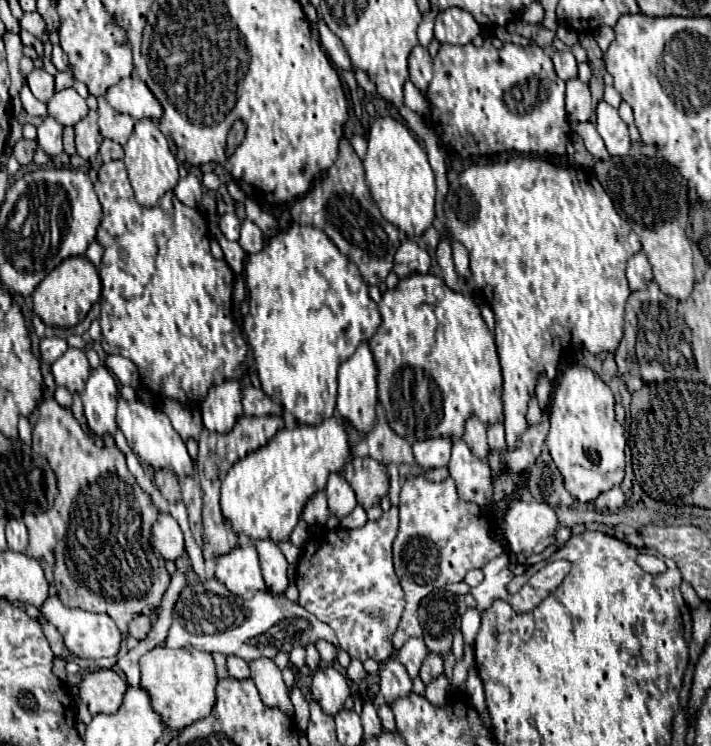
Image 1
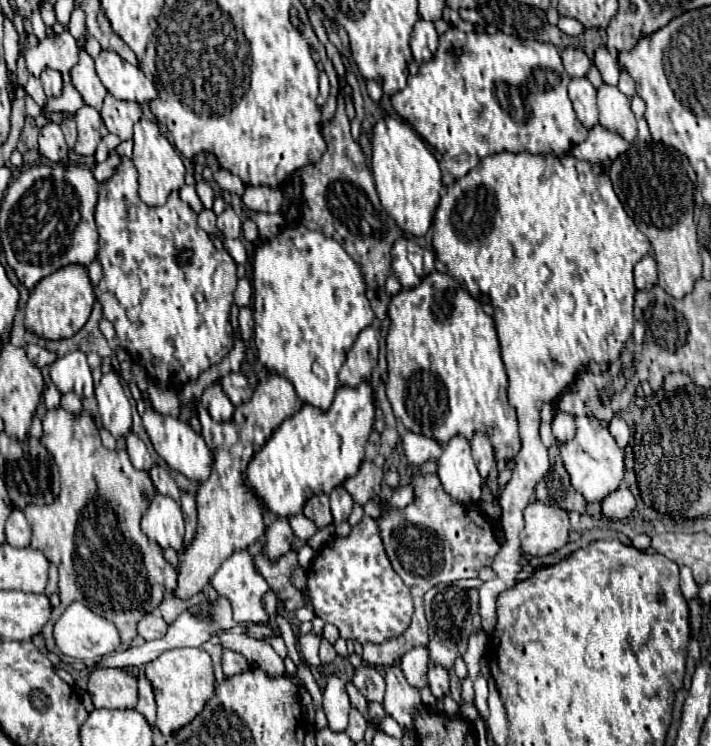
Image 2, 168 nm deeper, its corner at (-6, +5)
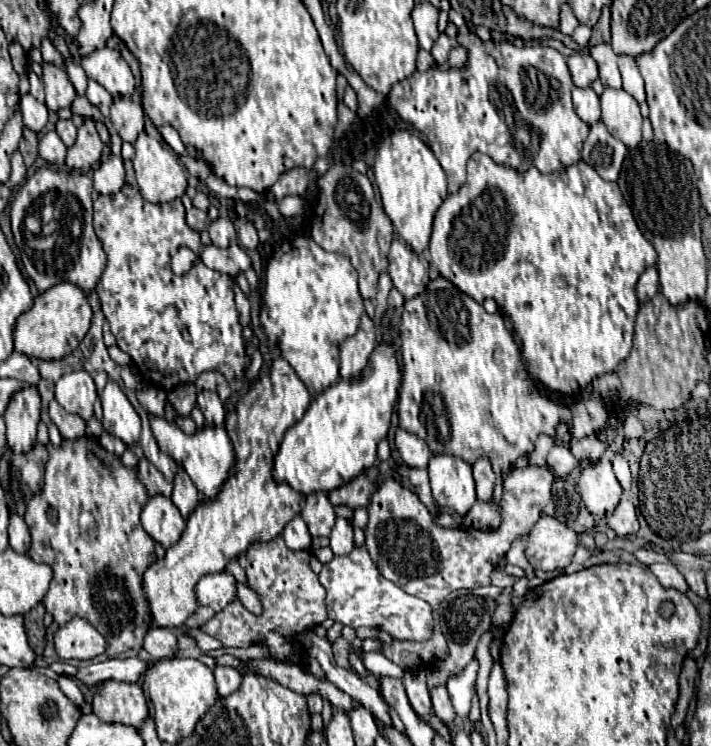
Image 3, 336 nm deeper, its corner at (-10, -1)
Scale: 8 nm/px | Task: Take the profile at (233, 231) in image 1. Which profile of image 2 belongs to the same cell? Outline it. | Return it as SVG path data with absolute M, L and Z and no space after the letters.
M226 207L226 211L218 215L216 227L222 231L222 235L224 235L226 239L238 239L238 237L242 235L242 221L240 221L240 217L234 213L232 207Z

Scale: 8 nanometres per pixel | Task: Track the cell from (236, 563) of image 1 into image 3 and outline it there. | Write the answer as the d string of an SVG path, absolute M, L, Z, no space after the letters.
M222 571L214 575L206 575L198 583L198 603L210 605L212 609L220 611L232 601L236 601L236 579L232 573Z

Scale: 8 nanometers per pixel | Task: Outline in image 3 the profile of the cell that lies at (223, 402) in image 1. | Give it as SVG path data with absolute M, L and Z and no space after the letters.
M200 391L198 393L198 407L202 409L202 413L204 413L204 417L206 417L206 421L210 423L210 425L218 425L220 423L220 427L224 425L224 415L226 415L226 411L224 411L224 405L222 405L222 401L220 401L220 397L218 397L218 393L214 393L214 391Z

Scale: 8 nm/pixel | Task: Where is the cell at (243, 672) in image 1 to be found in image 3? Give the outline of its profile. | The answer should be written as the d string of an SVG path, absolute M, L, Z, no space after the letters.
M216 667L214 677L216 677L220 697L226 697L226 695L234 693L242 683L242 673L234 667Z

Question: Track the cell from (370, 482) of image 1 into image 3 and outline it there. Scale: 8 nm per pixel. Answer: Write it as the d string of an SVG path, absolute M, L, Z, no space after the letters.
M362 473L356 479L352 479L350 483L342 485L340 489L330 491L328 499L334 505L346 505L346 507L358 509L358 507L368 507L372 493L374 493L374 483L370 481L370 477L366 473Z

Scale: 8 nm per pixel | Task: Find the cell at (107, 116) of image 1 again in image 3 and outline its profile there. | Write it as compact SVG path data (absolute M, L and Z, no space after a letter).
M122 97L112 103L110 107L110 121L122 141L134 143L138 133L144 129L144 111L138 101L132 101L130 97Z

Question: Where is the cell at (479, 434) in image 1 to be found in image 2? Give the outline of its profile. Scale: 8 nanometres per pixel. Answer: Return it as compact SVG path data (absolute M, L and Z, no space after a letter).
M476 433L474 439L470 441L470 445L472 445L472 457L474 457L476 465L478 465L480 477L486 481L490 469L496 465L492 445L490 445L490 441L488 441L488 437L484 433Z

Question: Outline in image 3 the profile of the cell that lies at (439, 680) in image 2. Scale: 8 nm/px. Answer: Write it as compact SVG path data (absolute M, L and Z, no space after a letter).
M436 685L436 687L430 691L430 695L432 695L432 709L434 709L434 713L436 713L446 725L450 725L456 713L454 713L454 707L452 707L452 703L450 703L448 689L446 689L444 685Z

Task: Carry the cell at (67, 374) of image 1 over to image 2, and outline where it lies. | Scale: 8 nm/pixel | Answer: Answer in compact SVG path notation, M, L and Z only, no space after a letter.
M72 351L54 361L50 365L50 377L62 395L74 391L76 395L80 395L80 399L94 397L92 373L82 351Z

